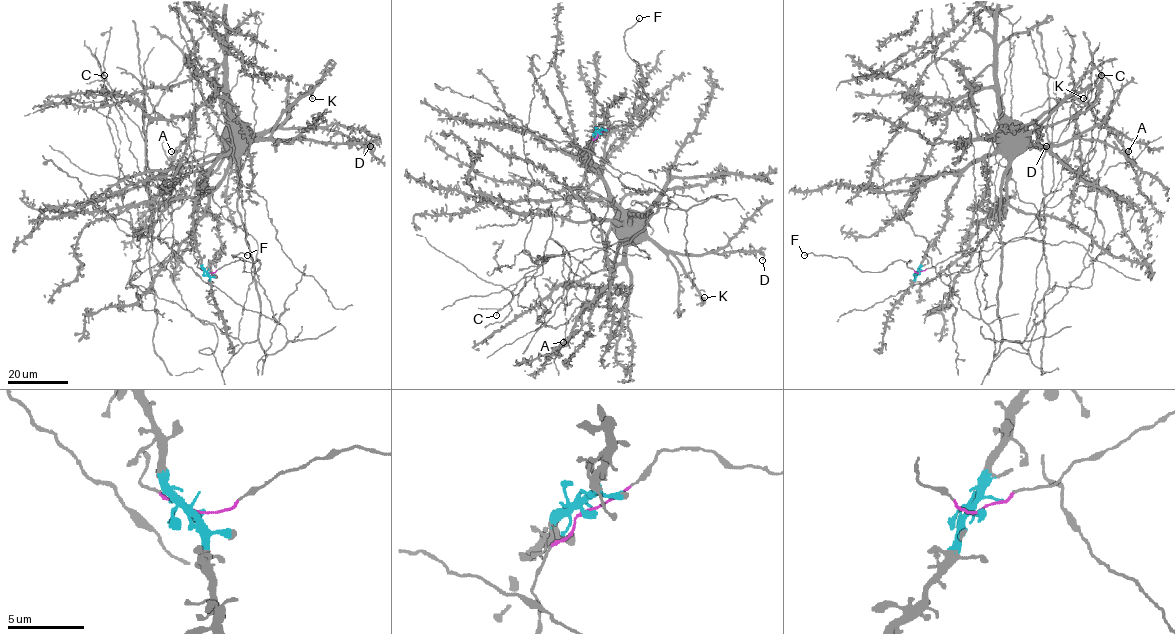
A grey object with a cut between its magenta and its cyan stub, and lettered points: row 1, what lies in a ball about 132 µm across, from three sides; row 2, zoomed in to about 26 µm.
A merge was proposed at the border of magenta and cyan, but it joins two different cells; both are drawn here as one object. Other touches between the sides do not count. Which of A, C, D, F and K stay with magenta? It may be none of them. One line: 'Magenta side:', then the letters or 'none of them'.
Magenta side: C, F

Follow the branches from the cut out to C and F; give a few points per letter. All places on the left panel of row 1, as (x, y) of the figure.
C: (208, 273), (197, 267), (192, 249), (173, 251), (156, 237), (151, 240), (145, 143), (104, 75)
F: (208, 273), (236, 260), (259, 260), (256, 271), (243, 271), (244, 261), (232, 255), (247, 255)

